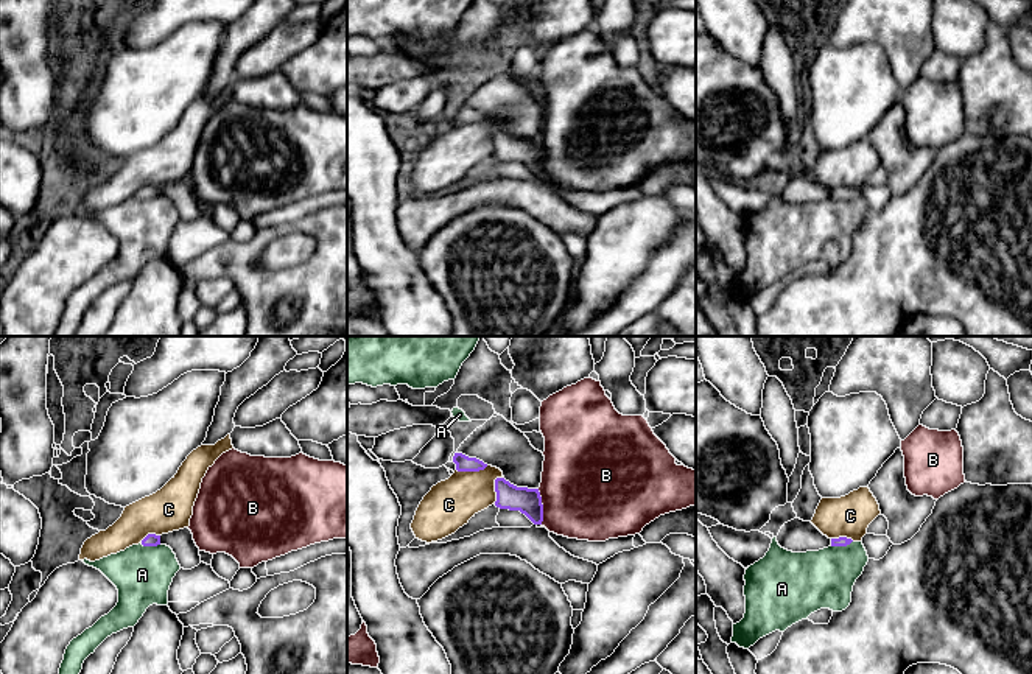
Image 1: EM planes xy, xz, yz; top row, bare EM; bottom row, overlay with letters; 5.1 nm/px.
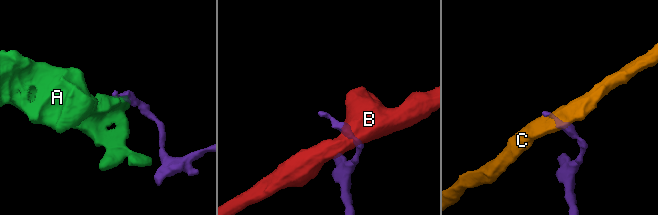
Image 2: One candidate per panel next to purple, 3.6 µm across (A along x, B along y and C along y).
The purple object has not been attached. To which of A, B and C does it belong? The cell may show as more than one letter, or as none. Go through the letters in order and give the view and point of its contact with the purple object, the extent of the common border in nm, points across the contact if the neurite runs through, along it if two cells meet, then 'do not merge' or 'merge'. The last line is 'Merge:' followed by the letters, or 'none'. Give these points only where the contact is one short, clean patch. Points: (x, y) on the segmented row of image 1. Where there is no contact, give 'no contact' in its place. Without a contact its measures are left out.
A: yz (841, 545) | 120 nm | along yz (852, 540), (842, 547), (831, 547) | do not merge
B: xz (542, 506) | 190 nm | along xz (537, 489), (542, 498), (542, 523) | do not merge
C: xz (495, 487) | 150 nm | do not merge
Merge: none

